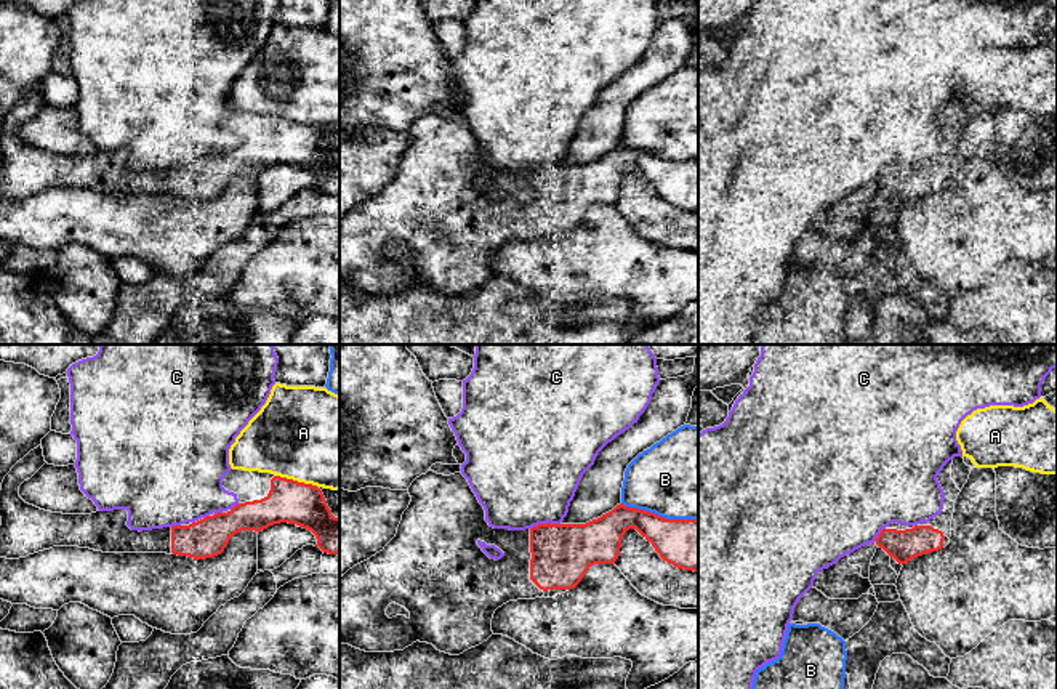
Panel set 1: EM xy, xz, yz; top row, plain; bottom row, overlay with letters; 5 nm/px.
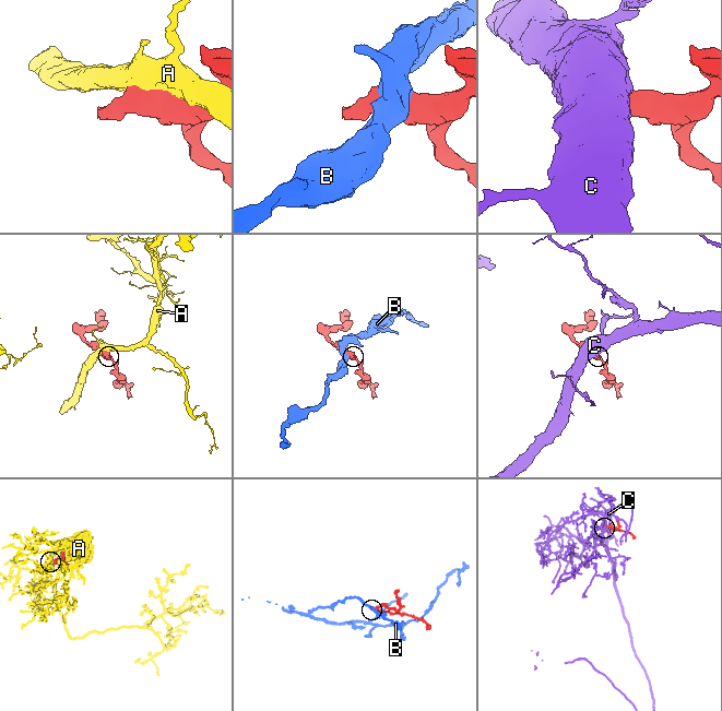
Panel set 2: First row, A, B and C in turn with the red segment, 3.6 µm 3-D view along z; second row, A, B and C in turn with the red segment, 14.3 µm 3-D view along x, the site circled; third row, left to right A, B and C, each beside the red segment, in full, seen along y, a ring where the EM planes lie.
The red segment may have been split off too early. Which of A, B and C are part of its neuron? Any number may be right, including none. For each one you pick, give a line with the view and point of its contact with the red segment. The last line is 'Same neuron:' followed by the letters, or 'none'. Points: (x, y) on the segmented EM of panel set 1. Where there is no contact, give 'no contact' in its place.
Same neuron: none

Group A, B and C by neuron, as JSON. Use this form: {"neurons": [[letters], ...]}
{"neurons": [["A"], ["B"], ["C"]]}

